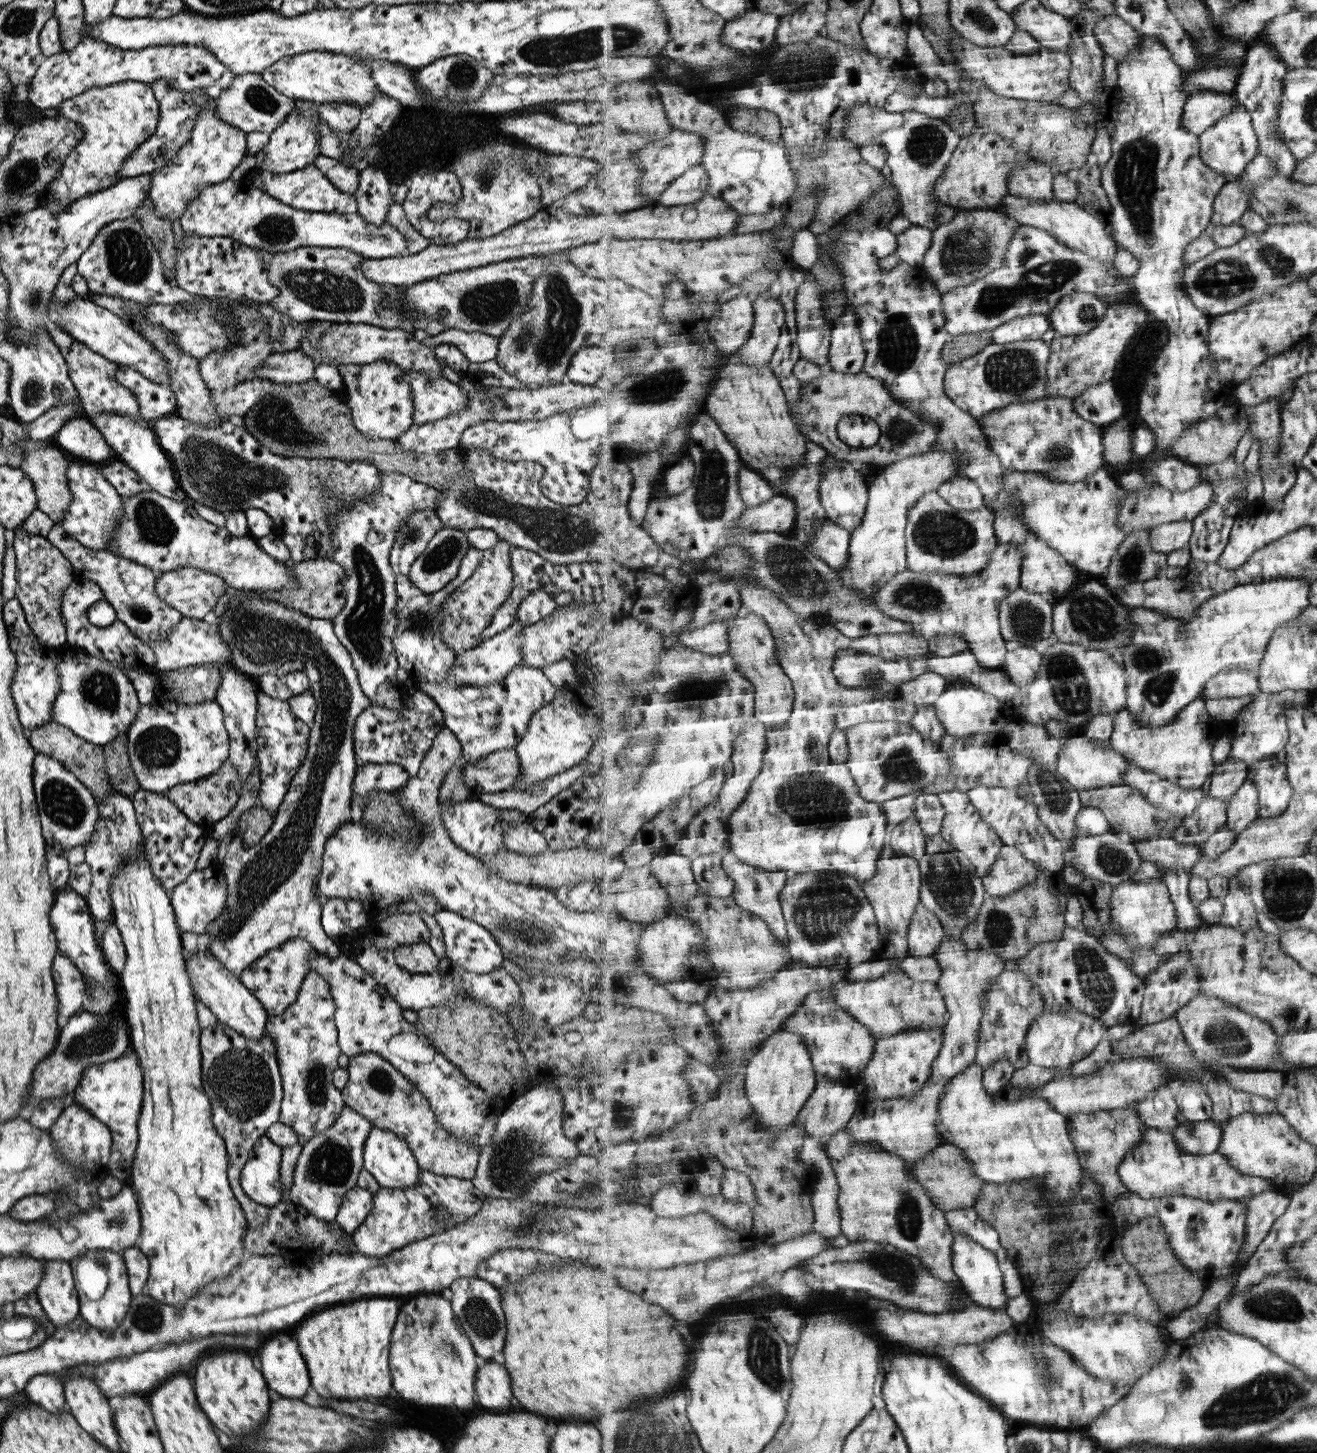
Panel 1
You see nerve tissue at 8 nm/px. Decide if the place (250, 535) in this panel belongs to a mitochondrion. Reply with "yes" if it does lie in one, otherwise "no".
no

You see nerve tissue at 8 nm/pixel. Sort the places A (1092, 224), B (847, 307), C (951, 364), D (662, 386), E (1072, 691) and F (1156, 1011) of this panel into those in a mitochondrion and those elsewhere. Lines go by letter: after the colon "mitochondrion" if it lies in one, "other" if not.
A: other
B: other
C: other
D: mitochondrion
E: mitochondrion
F: other

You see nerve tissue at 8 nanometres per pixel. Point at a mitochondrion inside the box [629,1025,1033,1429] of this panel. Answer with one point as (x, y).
(908, 1273)

